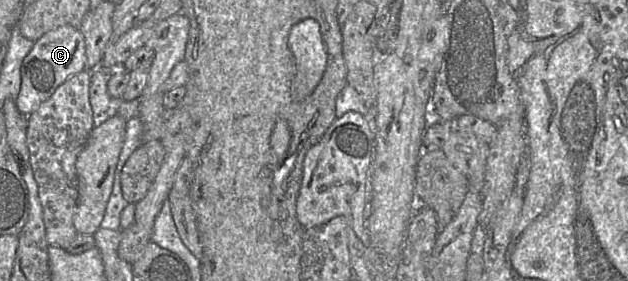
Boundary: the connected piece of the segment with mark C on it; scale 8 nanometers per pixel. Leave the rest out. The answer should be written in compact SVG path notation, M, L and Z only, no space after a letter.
M65 25L45 33L35 41L21 66L21 88L16 98L20 113L30 115L71 76L86 70L86 48L79 27Z

